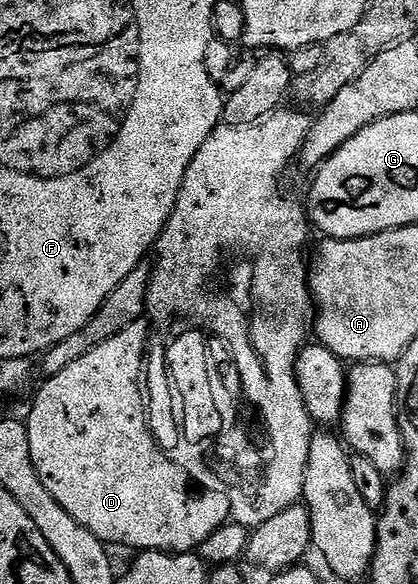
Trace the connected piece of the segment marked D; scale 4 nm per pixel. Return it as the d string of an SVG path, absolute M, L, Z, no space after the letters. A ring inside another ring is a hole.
M143 320L129 324L129 328L125 328L125 332L113 336L113 340L105 340L105 344L93 348L93 352L89 352L89 356L77 360L77 364L69 364L69 368L65 368L65 372L52 374L46 379L47 383L40 388L39 395L36 396L35 403L31 406L31 415L26 415L25 418L29 432L29 452L33 456L37 476L41 476L41 484L45 484L45 488L49 488L53 500L57 500L57 504L61 504L61 508L65 508L65 512L69 512L69 516L73 516L73 520L77 520L85 528L89 528L89 532L93 532L93 536L97 536L104 544L110 544L112 547L114 547L113 545L128 546L129 549L135 550L134 552L189 554L198 551L203 542L209 540L209 536L213 536L213 532L220 530L230 519L230 500L222 493L191 494L190 488L187 487L189 474L182 470L178 461L170 462L167 459L170 457L160 450L159 445L153 440L151 429L147 423L145 390L141 385L145 378L143 357L147 354L146 325L148 326L148 323Z

